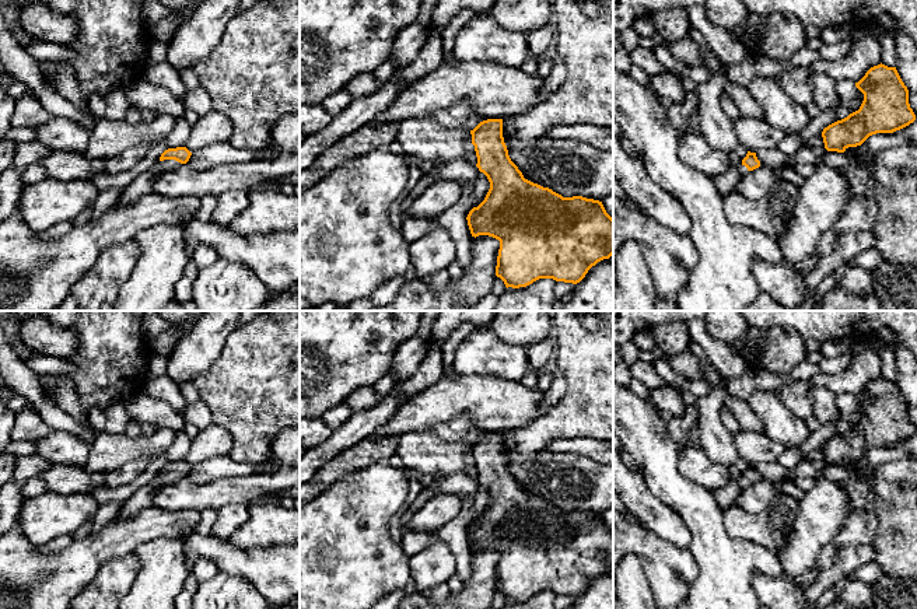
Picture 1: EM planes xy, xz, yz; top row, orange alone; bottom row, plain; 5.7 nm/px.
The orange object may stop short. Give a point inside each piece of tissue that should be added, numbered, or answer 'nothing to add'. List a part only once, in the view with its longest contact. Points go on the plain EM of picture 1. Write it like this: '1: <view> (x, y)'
1: xy (142, 499)

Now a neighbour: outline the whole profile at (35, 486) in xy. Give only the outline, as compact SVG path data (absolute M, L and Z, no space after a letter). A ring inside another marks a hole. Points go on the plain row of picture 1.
M34 476L28 479L21 489L21 494L24 500L34 498L46 491L48 491L48 486L39 476Z

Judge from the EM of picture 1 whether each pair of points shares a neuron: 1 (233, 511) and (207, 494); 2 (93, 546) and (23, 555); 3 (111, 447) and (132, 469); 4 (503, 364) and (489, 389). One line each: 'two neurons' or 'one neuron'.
1: two neurons
2: one neuron
3: two neurons
4: two neurons

